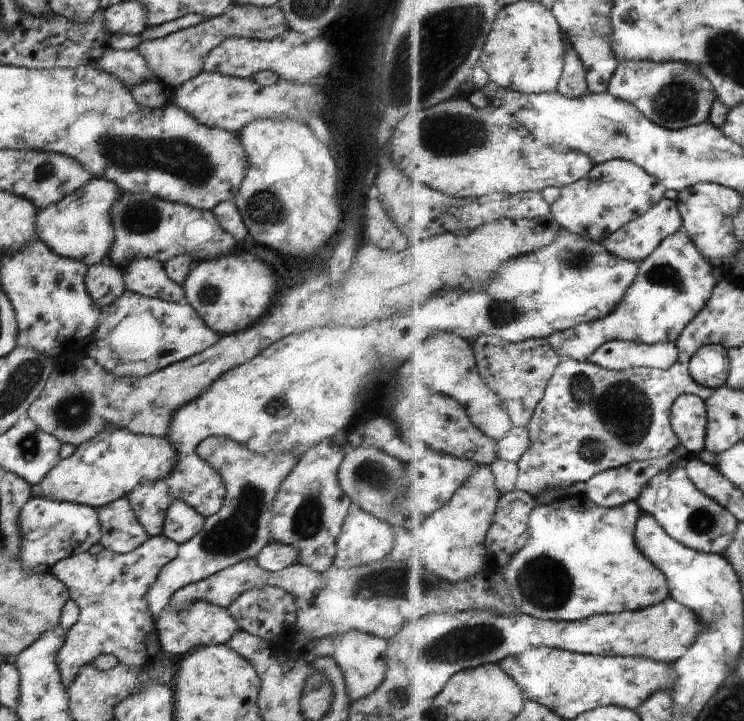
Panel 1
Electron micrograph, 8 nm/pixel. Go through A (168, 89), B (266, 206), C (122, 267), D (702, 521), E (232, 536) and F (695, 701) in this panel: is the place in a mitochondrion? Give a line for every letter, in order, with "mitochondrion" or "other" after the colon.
A: other
B: mitochondrion
C: other
D: mitochondrion
E: mitochondrion
F: mitochondrion

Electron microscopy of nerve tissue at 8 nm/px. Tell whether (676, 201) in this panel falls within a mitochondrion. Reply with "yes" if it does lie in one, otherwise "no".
no

